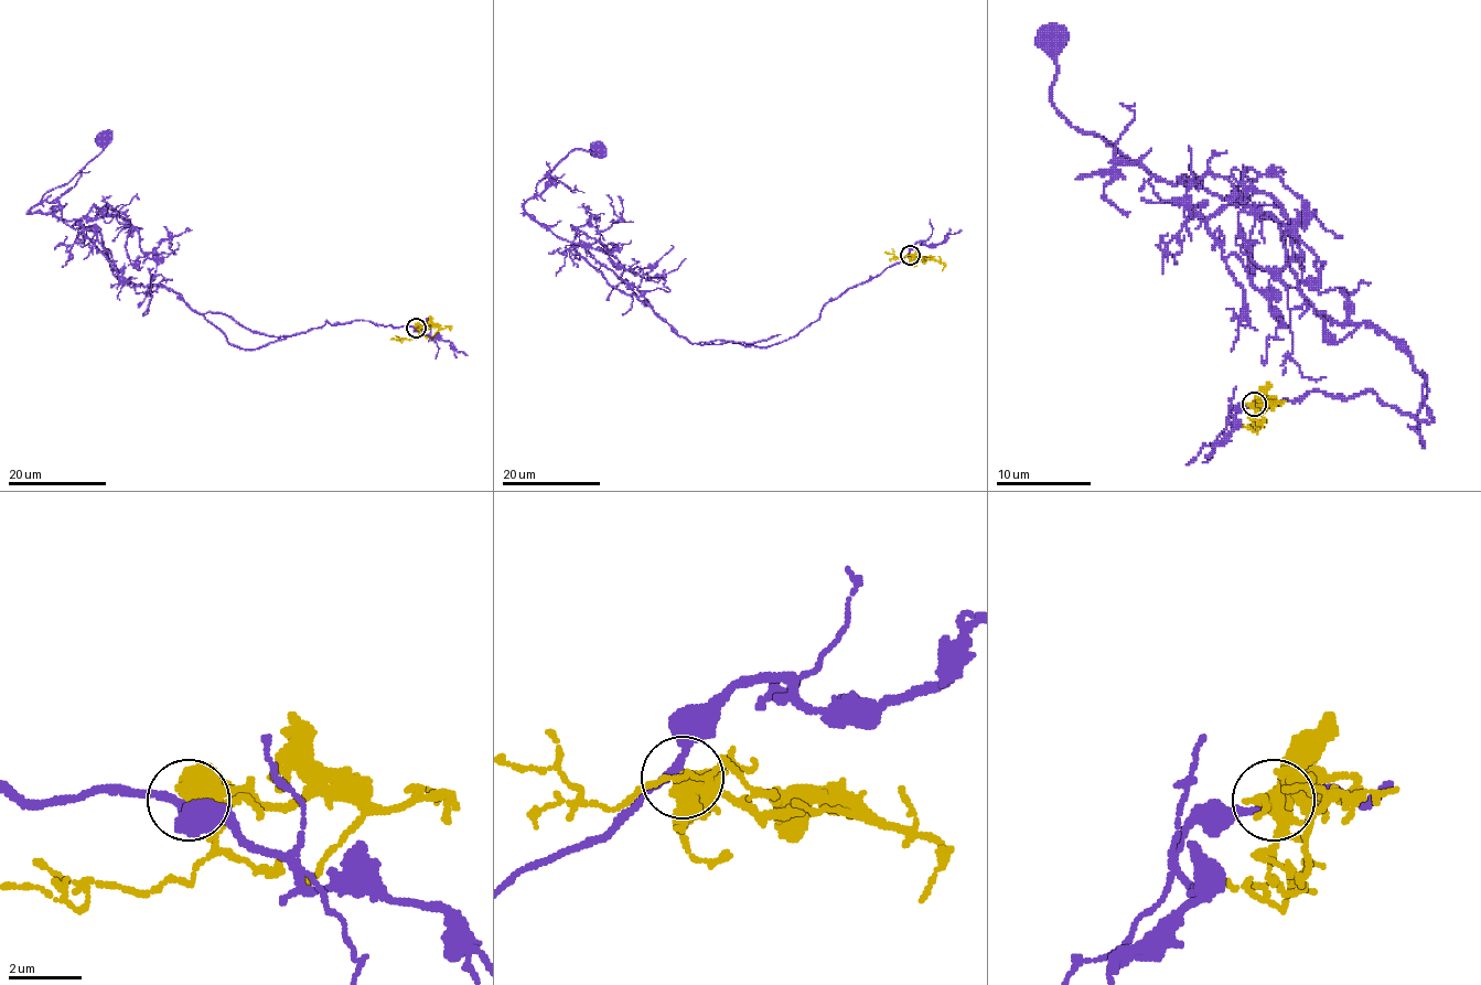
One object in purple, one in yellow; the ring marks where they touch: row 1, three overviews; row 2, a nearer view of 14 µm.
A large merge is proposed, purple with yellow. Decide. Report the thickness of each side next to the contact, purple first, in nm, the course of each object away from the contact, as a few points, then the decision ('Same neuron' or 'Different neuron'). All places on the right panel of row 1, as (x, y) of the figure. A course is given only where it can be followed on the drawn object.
Thickness 200 nm (purple) against 440 nm. Course of purple: (1255, 403), (1373, 392), (1431, 419), (1427, 377), (1384, 332), (1318, 316), (1276, 222), (1075, 129), (1052, 42). Course of yellow: (1255, 403), (1262, 405), (1259, 403), (1285, 400). Different neuron

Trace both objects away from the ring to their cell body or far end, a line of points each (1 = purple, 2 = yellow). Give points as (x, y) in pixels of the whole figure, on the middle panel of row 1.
1: (909, 255), (827, 302), (814, 322), (781, 342), (690, 343), (524, 209), (570, 152), (599, 149)
2: (910, 255), (933, 257), (944, 265), (942, 270)

